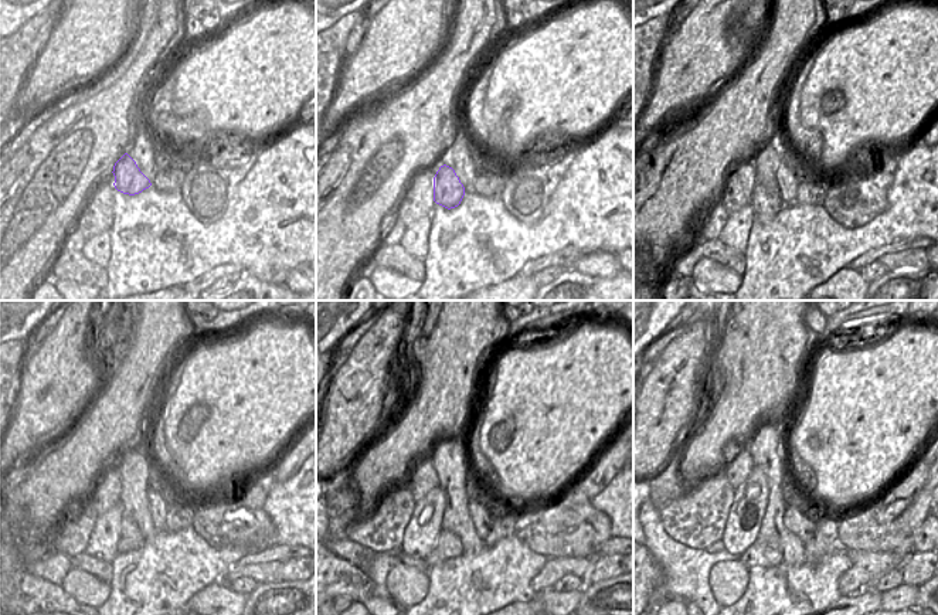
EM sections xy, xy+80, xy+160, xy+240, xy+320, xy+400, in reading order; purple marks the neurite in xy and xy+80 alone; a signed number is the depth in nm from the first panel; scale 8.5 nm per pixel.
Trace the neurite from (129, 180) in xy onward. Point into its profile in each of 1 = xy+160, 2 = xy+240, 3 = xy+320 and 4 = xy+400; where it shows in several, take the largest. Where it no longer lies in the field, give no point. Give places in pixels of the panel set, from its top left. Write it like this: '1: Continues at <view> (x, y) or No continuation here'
1: Continues at xy+160 (767, 203)
2: Continues at xy+240 (131, 539)
3: Continues at xy+320 (448, 546)
4: Continues at xy+400 (758, 554)

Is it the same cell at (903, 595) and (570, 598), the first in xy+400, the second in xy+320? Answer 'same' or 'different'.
same

